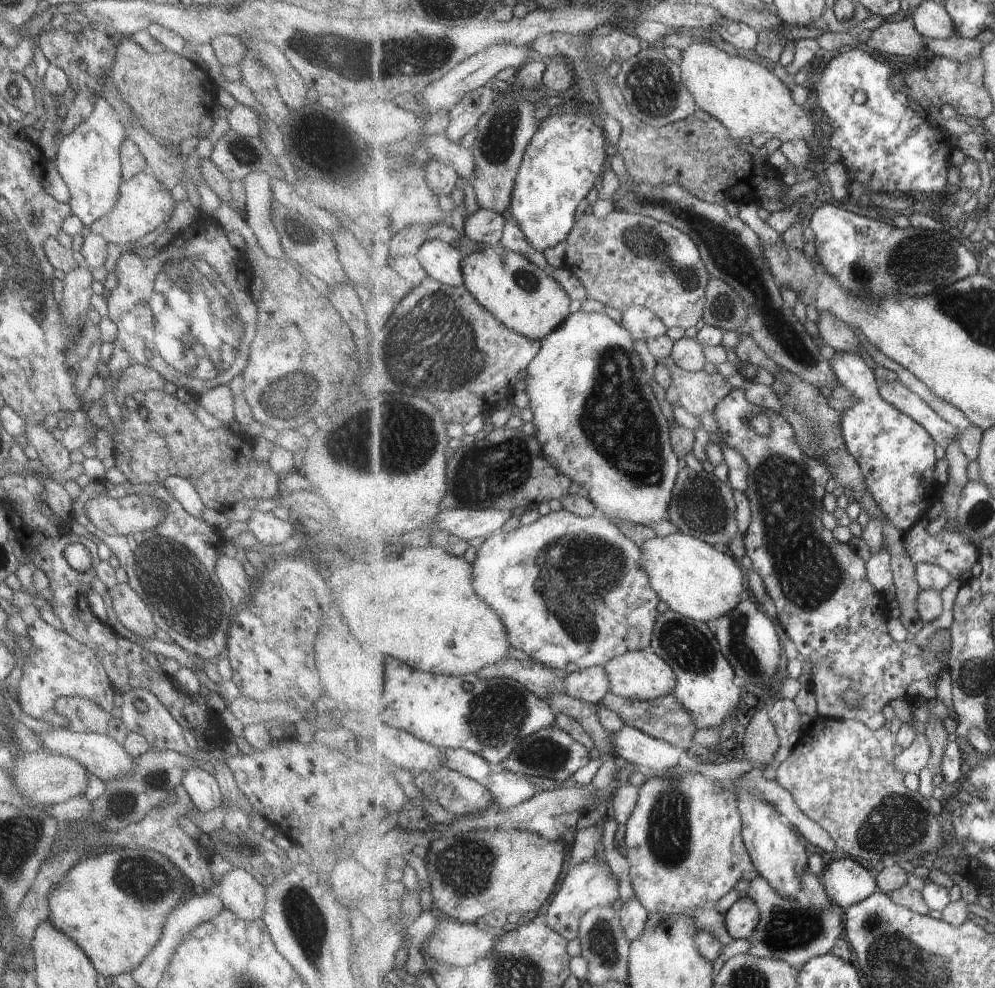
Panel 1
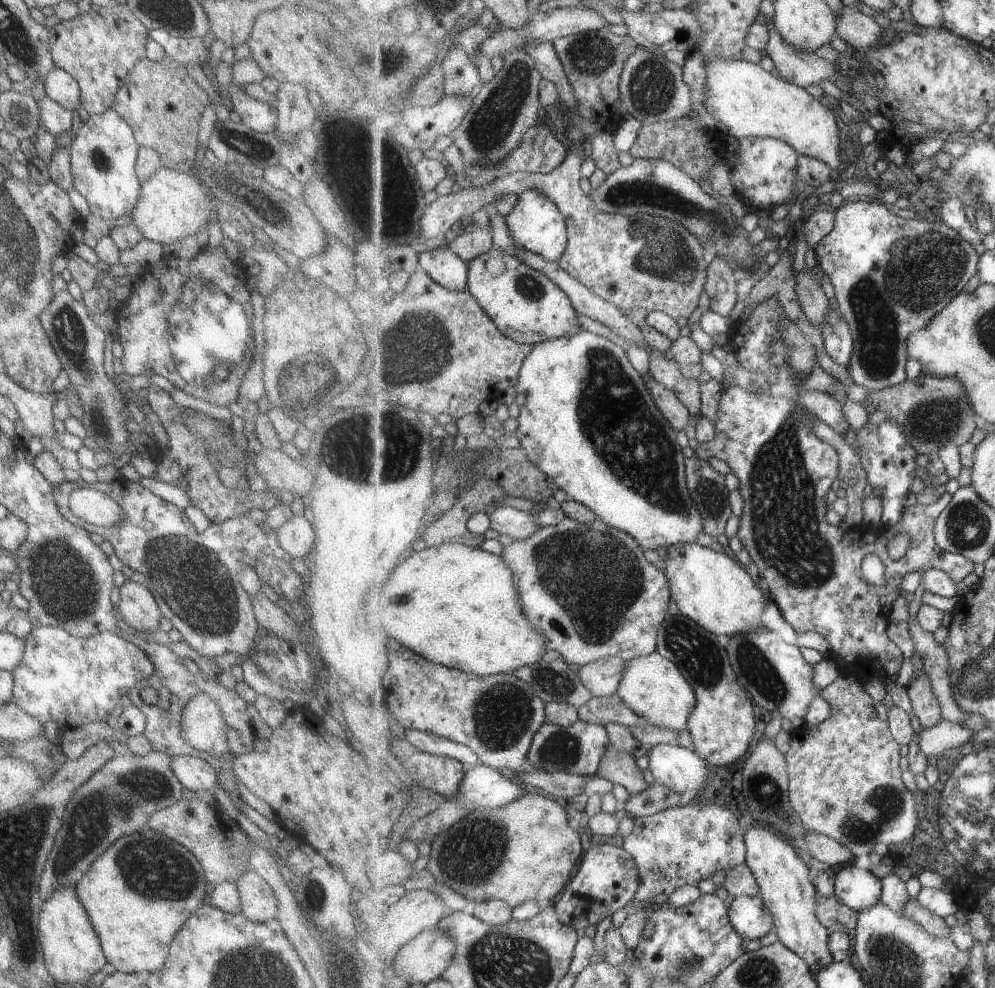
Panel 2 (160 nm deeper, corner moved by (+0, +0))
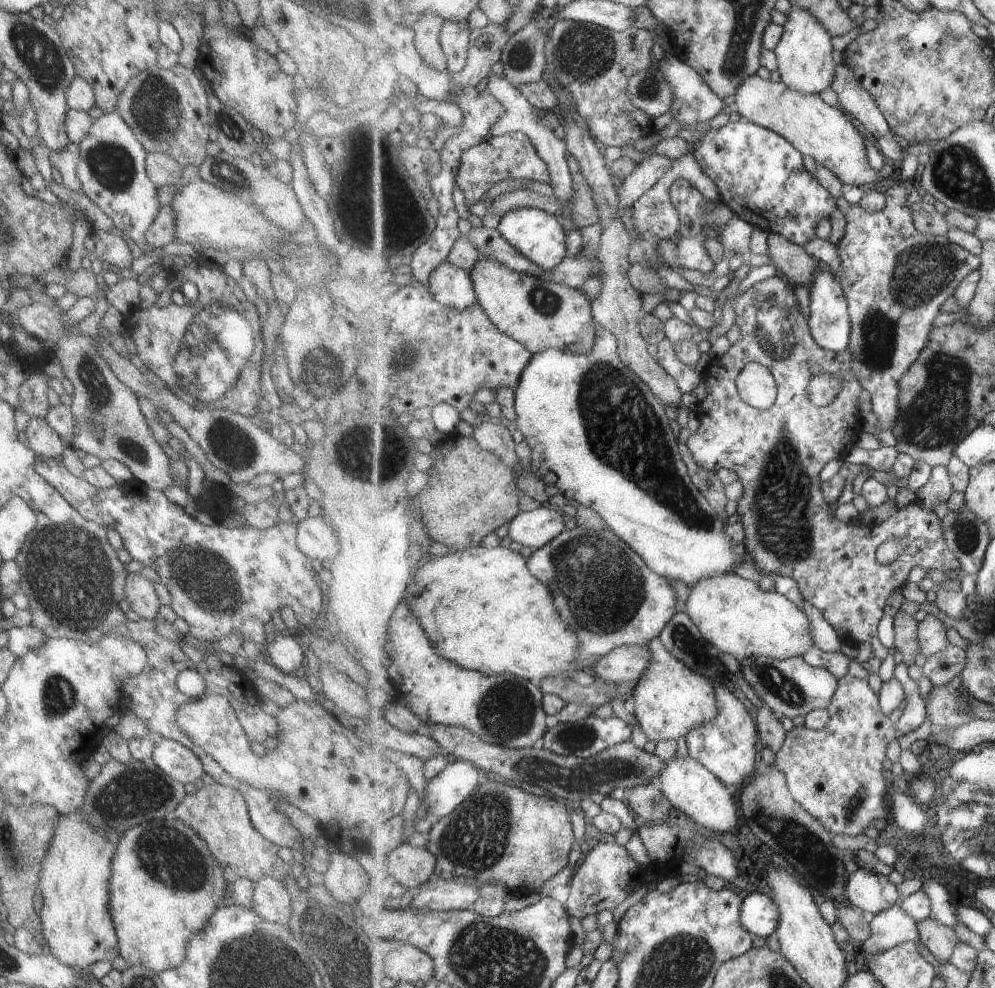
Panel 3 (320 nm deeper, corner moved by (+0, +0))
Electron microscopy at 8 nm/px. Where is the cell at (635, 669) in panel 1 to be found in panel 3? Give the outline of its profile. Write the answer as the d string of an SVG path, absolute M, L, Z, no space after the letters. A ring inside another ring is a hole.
M660 636L654 638L651 650L654 652L652 665L637 680L634 690L635 718L649 741L681 740L693 730L709 725L720 712L716 684L673 656Z

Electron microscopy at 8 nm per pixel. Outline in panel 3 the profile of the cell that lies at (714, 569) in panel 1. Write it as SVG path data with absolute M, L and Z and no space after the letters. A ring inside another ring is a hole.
M736 573L704 579L691 587L686 612L709 644L720 652L732 654L739 662L757 657L804 658L805 653L817 648L809 617L803 609L773 589L763 591L759 584Z

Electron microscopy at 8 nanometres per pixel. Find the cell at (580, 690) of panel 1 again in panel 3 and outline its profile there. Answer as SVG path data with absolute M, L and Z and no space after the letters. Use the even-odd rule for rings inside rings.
M623 645L601 657L591 673L627 688L642 678L652 665L653 657L651 645Z

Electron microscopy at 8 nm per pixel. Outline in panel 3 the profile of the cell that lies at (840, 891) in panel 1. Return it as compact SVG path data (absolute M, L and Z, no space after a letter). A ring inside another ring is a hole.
M861 868L850 874L846 884L846 895L851 906L860 908L869 916L876 916L903 900L899 888L887 878L887 875Z

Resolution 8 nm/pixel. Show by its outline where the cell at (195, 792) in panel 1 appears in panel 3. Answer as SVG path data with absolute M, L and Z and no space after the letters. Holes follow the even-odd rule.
M157 738L149 760L182 785L195 782L204 773L197 755L174 740Z

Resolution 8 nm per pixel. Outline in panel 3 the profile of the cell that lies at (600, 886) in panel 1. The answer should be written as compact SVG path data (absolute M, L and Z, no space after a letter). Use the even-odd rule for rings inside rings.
M600 843L583 858L583 864L574 870L569 880L570 893L565 907L570 916L579 920L589 914L599 914L603 910L613 910L623 904L633 892L641 888L645 867L639 865L625 846L613 843Z

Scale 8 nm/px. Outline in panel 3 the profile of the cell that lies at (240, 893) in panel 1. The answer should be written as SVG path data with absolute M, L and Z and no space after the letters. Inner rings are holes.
M263 877L253 882L252 901L250 908L253 909L262 919L272 923L286 925L291 916L289 904L292 900L282 882L271 877Z

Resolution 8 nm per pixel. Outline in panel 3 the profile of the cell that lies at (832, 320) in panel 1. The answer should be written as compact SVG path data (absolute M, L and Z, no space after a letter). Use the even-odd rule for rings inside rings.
M779 233L767 237L769 261L798 286L809 289L816 275L817 260L801 245L791 242Z

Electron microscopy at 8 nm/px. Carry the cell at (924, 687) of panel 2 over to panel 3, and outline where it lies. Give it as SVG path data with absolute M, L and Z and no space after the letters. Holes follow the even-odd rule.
M901 608L894 614L893 623L895 628L895 641L893 646L903 654L903 662L918 657L918 630L920 616L906 613Z

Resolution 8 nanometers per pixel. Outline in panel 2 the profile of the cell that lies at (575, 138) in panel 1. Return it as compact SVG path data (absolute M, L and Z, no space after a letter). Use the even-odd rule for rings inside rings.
M537 190L525 191L518 205L505 217L506 228L512 239L526 251L559 263L568 249L568 222L559 207Z

